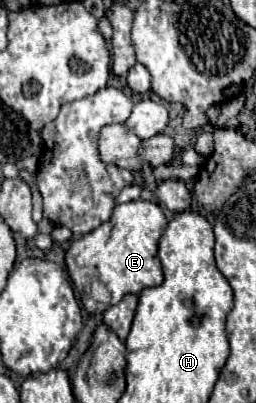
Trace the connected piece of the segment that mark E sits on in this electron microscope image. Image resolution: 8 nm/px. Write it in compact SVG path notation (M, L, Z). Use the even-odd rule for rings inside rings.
M137 199L137 201L129 201L129 203L121 203L121 205L117 205L117 207L115 207L115 211L113 211L113 217L111 217L107 223L101 223L95 231L91 231L91 233L83 235L79 241L73 241L73 243L71 243L71 247L69 247L69 249L67 249L67 253L65 253L65 265L67 265L67 273L69 273L69 277L71 277L73 285L75 285L75 289L77 289L77 291L79 291L79 295L81 295L81 303L83 303L83 307L85 307L85 311L87 311L87 313L91 313L91 315L105 313L105 311L107 311L107 307L109 307L109 305L119 303L123 295L127 295L127 293L141 293L141 291L143 291L143 289L147 289L147 287L155 287L155 285L161 285L161 283L163 283L163 271L161 271L159 257L157 257L157 243L159 243L159 239L161 239L161 235L163 235L165 227L167 227L167 219L165 219L163 209L161 209L157 203L153 203L153 201ZM95 279L97 279L99 283L103 283L103 285L109 289L109 293L111 293L111 303L109 303L109 305L97 303L97 301L93 299L93 295L91 295L91 285L93 285L93 281L95 281Z

